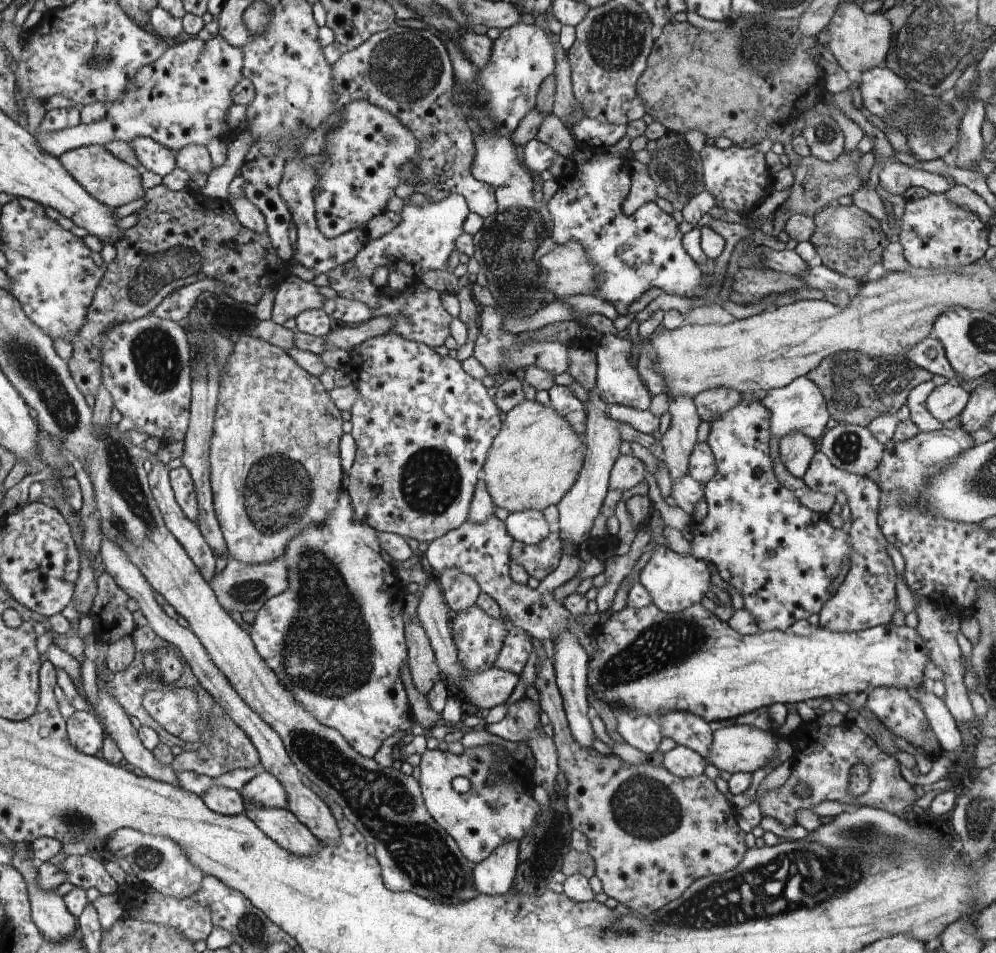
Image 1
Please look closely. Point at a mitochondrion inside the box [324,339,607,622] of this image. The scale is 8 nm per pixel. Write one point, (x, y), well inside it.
(430, 481)

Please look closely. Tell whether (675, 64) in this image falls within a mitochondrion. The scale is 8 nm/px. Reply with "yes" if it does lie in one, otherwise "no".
no

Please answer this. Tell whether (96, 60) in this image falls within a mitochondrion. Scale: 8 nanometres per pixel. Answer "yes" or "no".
yes

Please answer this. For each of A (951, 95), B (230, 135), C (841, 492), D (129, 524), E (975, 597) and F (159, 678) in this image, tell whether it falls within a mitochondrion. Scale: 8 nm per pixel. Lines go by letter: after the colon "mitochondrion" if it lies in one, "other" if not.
A: mitochondrion
B: other
C: other
D: mitochondrion
E: other
F: other

